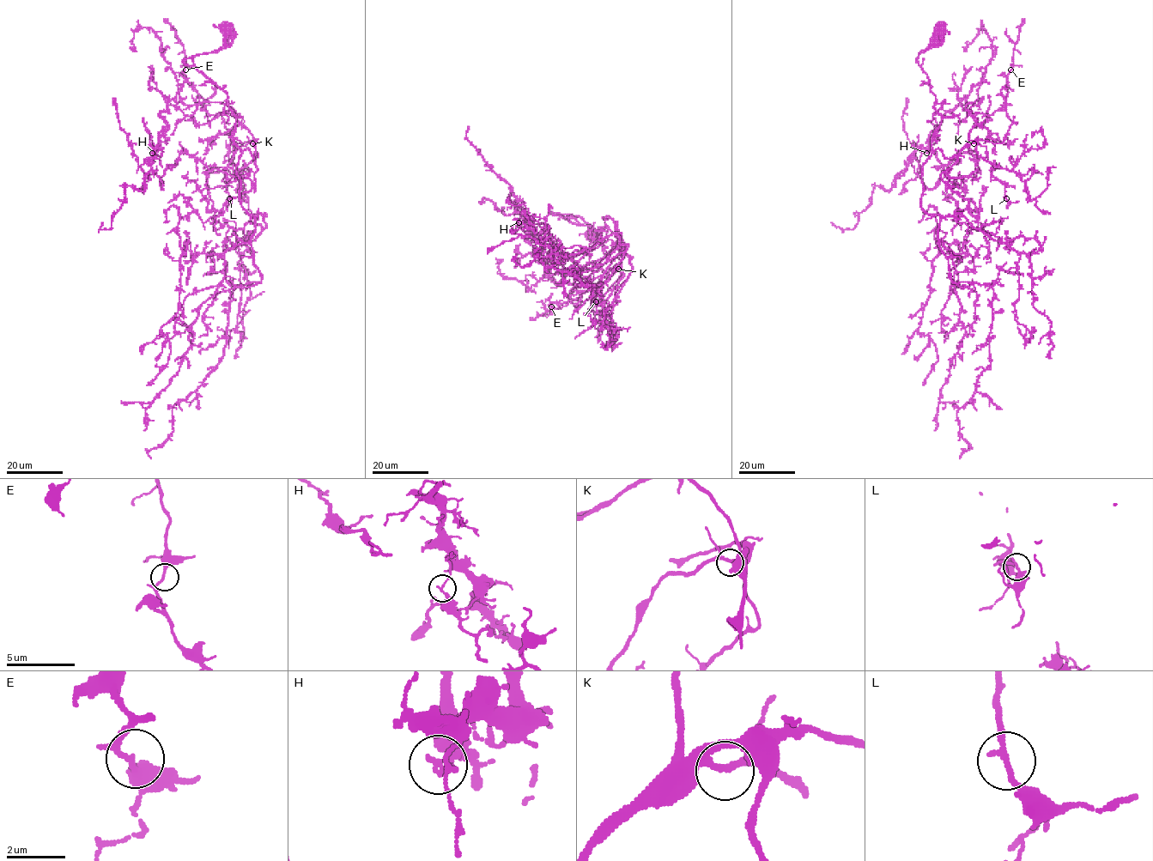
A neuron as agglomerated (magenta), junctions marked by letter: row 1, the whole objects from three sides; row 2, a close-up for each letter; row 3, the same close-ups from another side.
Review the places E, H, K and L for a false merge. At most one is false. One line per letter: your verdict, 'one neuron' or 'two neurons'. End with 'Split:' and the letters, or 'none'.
E: one neuron
H: two neurons
K: one neuron
L: one neuron
Split: H

